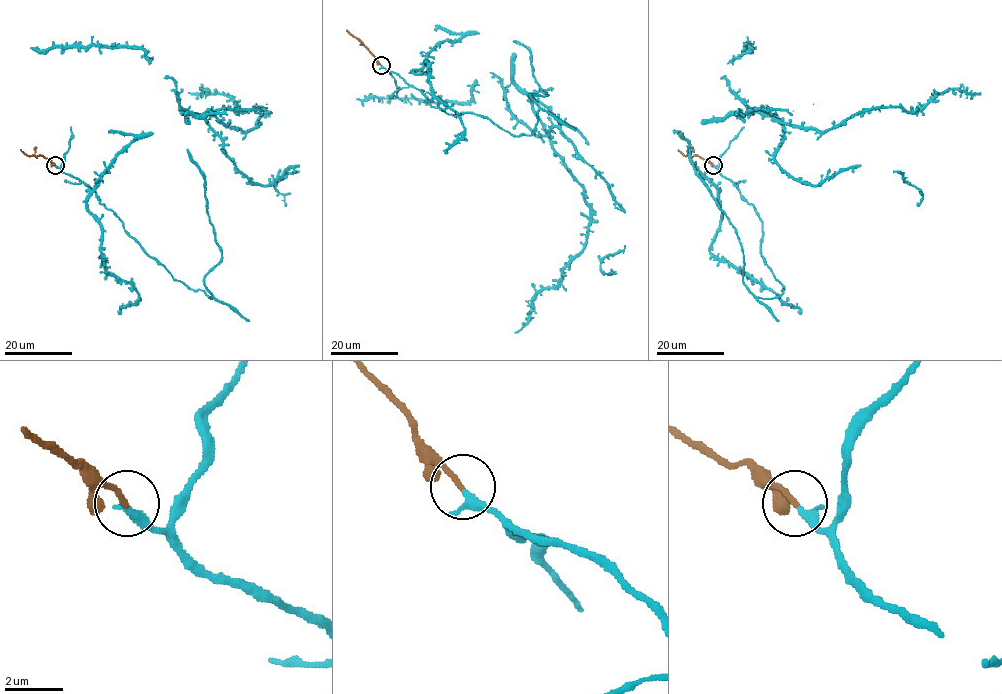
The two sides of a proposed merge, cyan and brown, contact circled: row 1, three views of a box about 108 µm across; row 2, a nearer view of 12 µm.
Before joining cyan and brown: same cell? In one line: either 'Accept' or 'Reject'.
Accept

